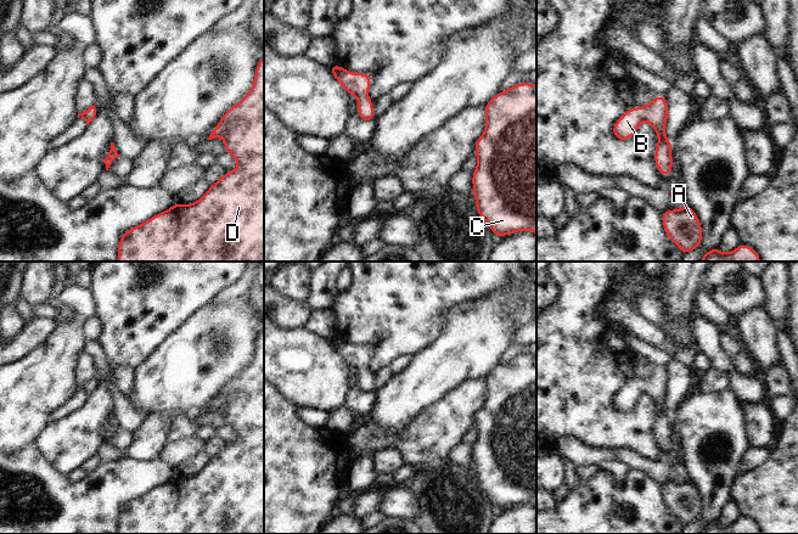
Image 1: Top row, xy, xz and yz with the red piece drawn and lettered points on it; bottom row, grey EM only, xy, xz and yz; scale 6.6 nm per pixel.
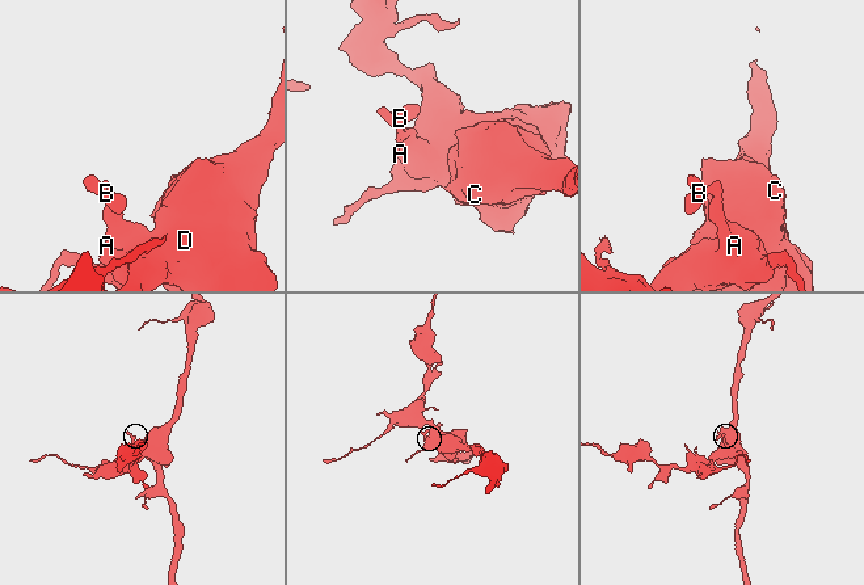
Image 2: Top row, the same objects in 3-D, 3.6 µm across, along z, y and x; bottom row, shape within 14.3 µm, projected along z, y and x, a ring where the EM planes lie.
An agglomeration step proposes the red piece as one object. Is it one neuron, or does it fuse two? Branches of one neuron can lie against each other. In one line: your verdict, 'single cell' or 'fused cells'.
single cell

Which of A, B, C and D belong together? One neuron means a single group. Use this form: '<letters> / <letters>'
A B C D

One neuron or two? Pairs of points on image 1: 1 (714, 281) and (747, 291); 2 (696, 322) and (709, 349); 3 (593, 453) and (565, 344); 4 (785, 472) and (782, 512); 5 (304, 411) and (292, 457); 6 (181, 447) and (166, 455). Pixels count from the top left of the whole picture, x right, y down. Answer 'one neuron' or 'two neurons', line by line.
1: one neuron
2: one neuron
3: two neurons
4: one neuron
5: two neurons
6: one neuron

